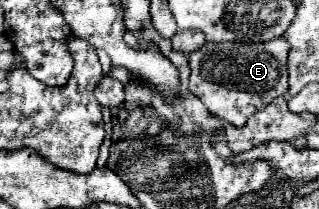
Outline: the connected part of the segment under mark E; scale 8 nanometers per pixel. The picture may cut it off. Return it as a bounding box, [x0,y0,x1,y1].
[190,39,288,127]

